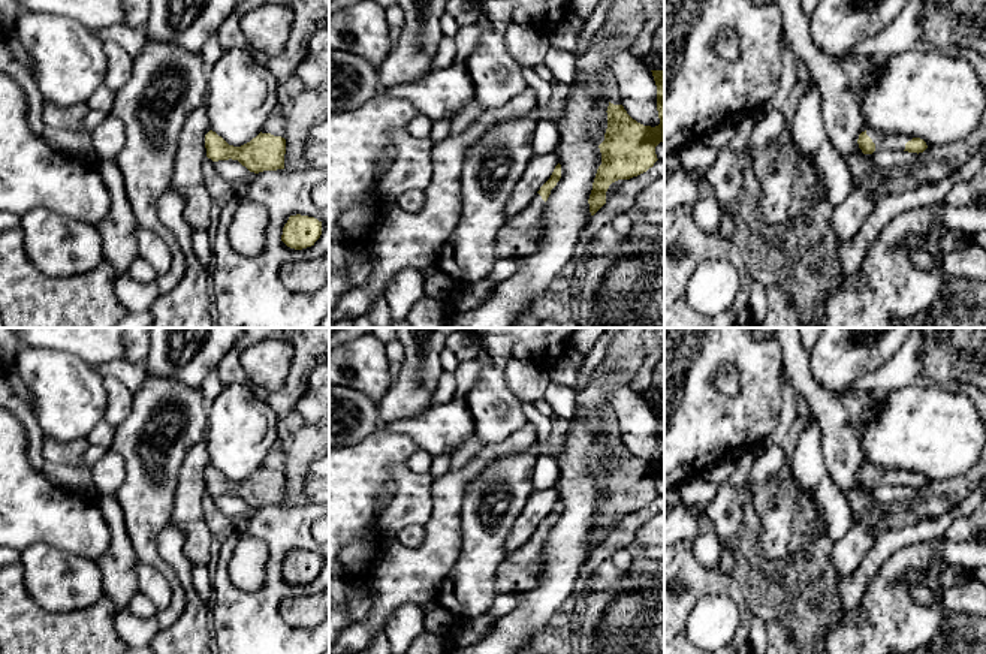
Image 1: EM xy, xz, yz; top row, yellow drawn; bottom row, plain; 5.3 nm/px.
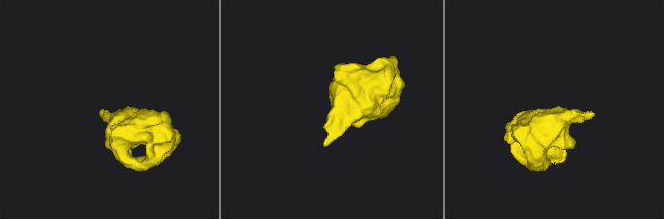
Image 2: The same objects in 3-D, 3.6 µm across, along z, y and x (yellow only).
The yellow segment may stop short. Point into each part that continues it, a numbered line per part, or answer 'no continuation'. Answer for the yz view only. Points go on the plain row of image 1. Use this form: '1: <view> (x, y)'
1: yz (883, 476)

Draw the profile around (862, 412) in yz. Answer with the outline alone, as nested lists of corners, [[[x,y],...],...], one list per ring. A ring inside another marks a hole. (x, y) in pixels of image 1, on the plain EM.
[[[875,389],[869,392],[863,400],[850,404],[850,428],[859,434],[863,425],[872,424],[878,409],[886,401],[889,391]]]

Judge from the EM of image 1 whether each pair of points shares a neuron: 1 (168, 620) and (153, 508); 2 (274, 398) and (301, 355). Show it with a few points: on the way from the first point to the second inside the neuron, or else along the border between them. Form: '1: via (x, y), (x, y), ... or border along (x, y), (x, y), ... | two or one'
1: via (177, 591), (168, 572), (147, 551), (147, 536) | one
2: via (286, 392), (298, 380), (301, 367) | one

